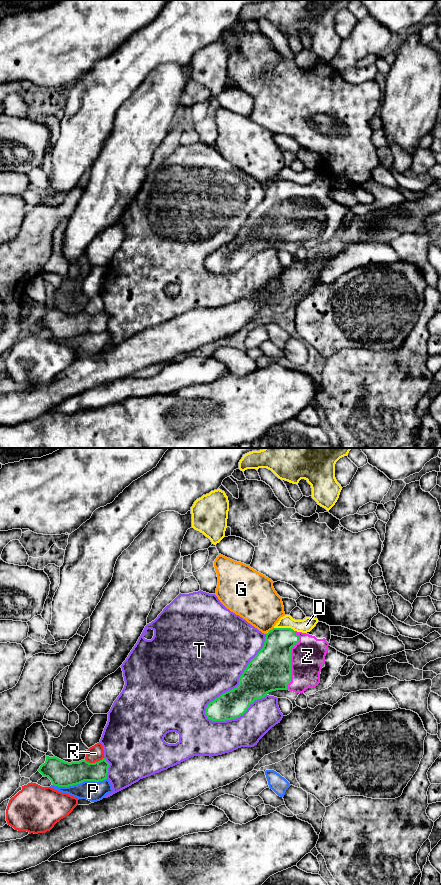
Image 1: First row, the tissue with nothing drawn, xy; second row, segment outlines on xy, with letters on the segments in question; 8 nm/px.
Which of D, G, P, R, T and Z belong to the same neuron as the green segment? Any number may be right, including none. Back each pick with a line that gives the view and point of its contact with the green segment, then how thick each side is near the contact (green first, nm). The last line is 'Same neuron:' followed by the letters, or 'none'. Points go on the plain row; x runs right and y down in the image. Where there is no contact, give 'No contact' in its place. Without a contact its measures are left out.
Z: Touches green at xy (290, 212). Thickness 340 nm (green) against 280 nm
Same neuron: Z

